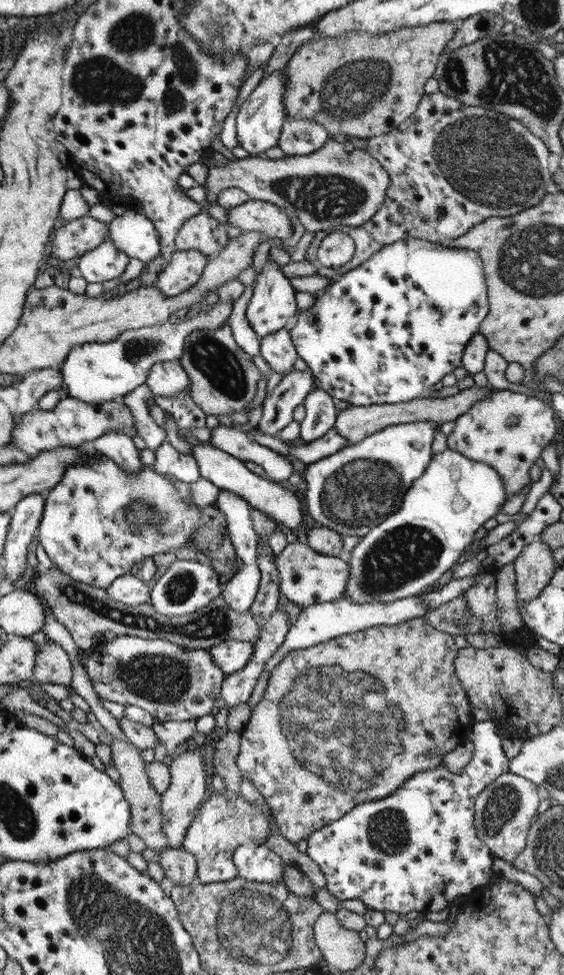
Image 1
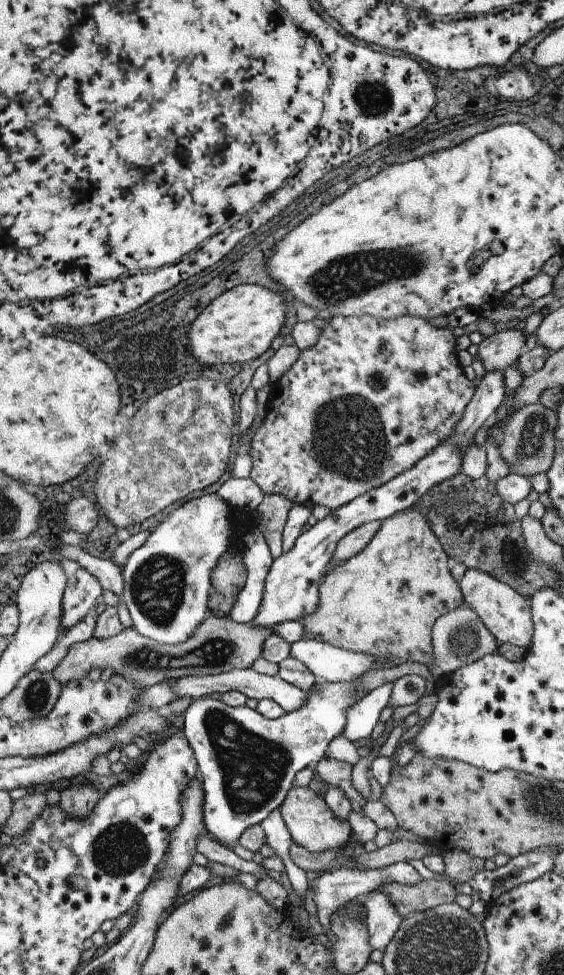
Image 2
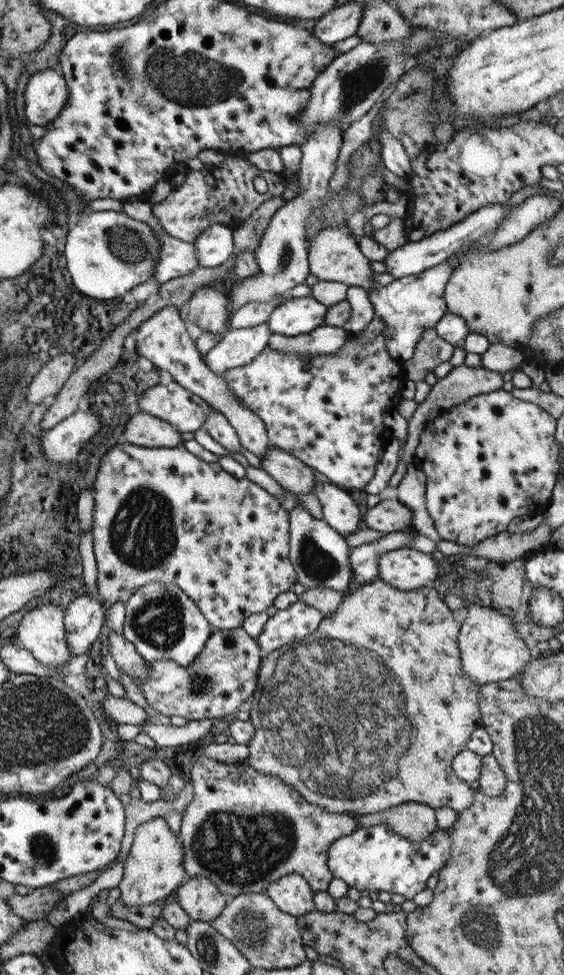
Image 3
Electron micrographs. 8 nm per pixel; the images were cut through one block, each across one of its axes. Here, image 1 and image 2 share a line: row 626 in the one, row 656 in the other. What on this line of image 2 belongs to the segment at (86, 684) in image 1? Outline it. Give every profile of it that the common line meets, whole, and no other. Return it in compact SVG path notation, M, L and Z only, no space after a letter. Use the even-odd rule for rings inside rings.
M85 614L83 620L79 620L75 626L71 626L67 632L61 632L53 644L53 648L35 660L33 664L33 670L39 670L39 672L53 672L59 662L65 658L65 654L69 652L69 648L73 644L81 644L81 642L87 642L89 638L93 638L93 632L95 632L95 620Z

